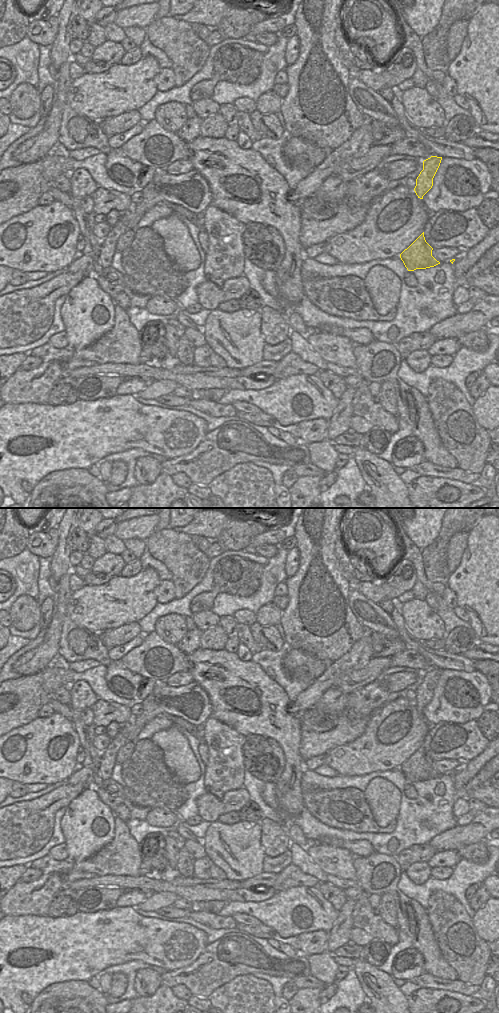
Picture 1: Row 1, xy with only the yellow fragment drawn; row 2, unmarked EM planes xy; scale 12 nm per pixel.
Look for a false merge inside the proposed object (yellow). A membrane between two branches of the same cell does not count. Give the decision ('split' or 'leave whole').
split

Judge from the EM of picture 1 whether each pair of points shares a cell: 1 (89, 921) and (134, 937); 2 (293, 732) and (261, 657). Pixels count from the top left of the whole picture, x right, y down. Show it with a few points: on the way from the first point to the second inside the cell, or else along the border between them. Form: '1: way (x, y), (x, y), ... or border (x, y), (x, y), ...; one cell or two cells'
1: way (100, 932), (104, 936), (123, 936); one cell
2: border (252, 660), (286, 692); two cells

